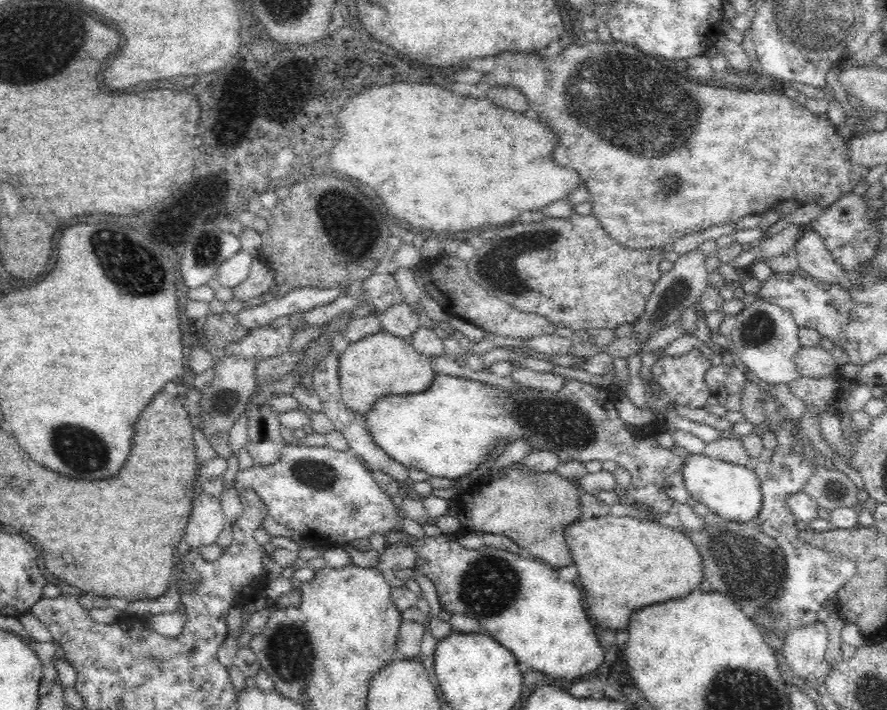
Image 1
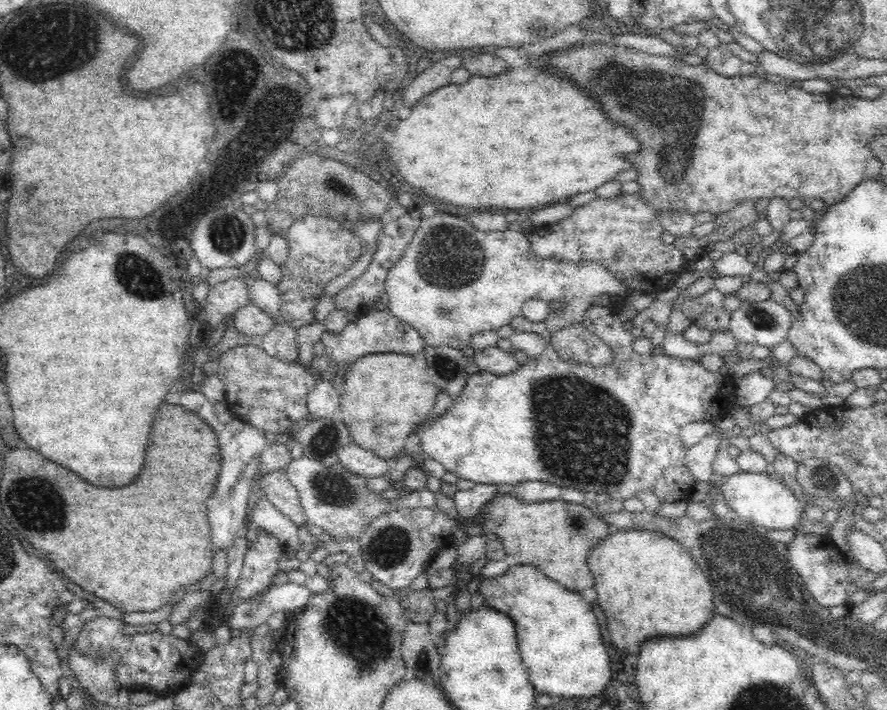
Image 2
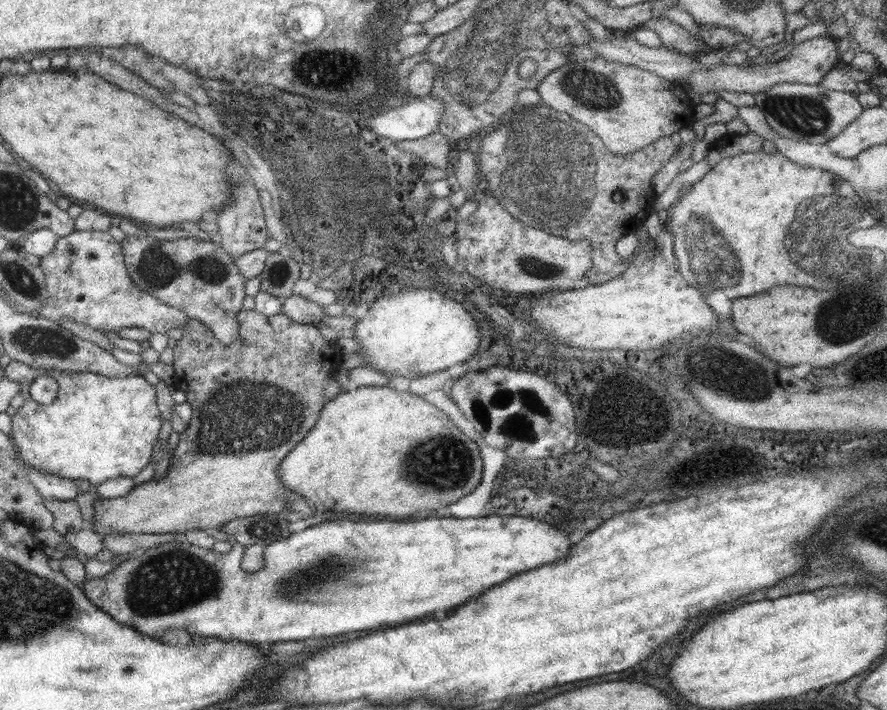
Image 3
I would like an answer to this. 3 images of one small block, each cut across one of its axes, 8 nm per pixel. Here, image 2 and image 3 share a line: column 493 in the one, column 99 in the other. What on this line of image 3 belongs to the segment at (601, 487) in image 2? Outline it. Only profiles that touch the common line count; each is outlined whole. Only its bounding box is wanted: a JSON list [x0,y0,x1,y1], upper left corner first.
[5,360,162,486]

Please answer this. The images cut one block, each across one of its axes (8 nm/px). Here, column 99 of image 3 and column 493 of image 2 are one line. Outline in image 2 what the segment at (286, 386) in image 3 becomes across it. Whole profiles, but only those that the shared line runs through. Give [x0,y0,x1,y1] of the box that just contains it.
[480,494,610,590]

